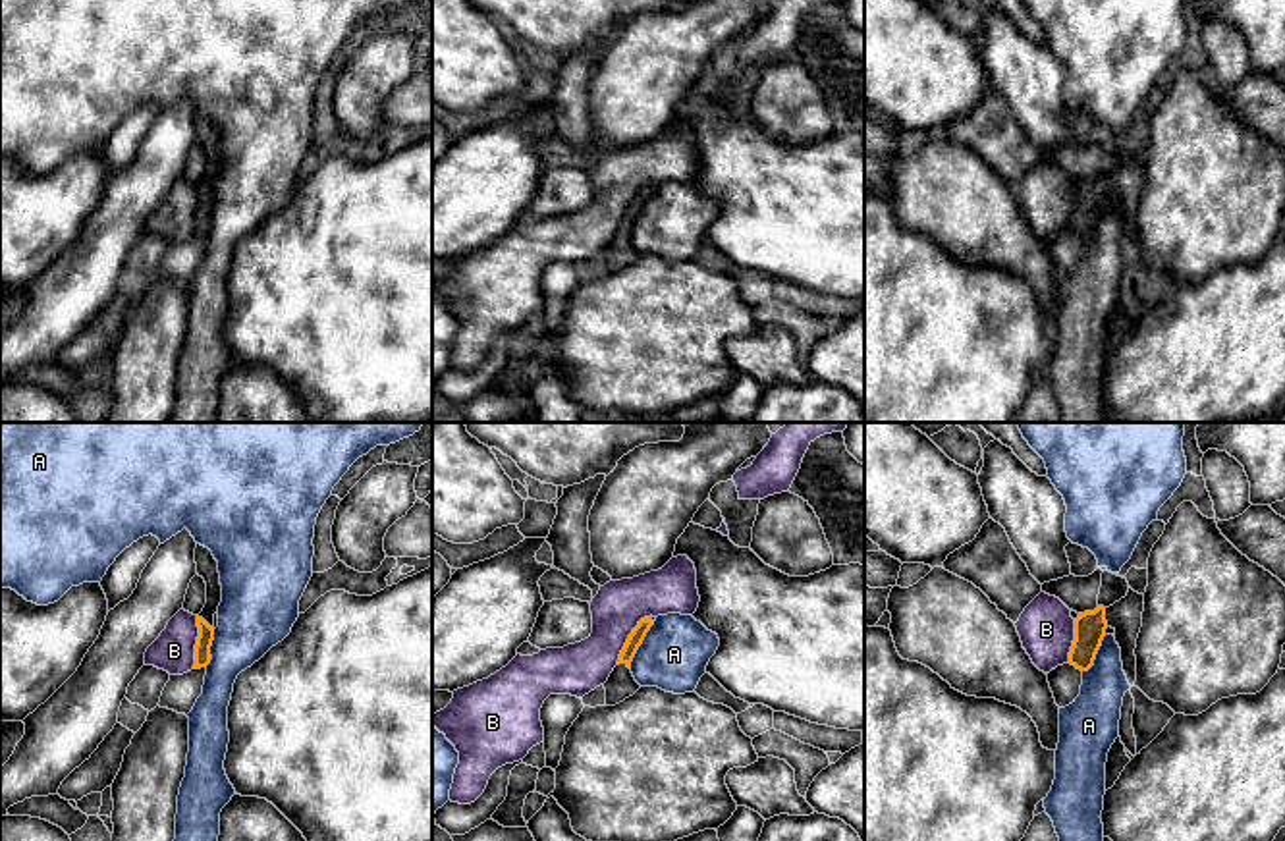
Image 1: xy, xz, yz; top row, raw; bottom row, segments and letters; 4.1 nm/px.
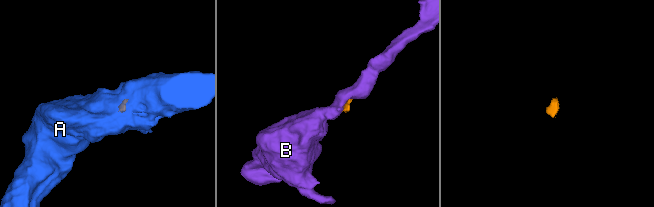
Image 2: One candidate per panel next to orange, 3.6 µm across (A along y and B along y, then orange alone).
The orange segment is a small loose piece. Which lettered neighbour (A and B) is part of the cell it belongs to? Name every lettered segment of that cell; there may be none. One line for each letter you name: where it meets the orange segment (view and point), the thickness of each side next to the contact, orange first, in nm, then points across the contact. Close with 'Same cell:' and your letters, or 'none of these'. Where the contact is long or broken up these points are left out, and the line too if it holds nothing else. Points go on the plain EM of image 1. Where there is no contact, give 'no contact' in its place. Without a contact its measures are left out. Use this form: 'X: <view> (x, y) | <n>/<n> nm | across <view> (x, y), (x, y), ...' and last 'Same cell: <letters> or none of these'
Same cell: none of these

